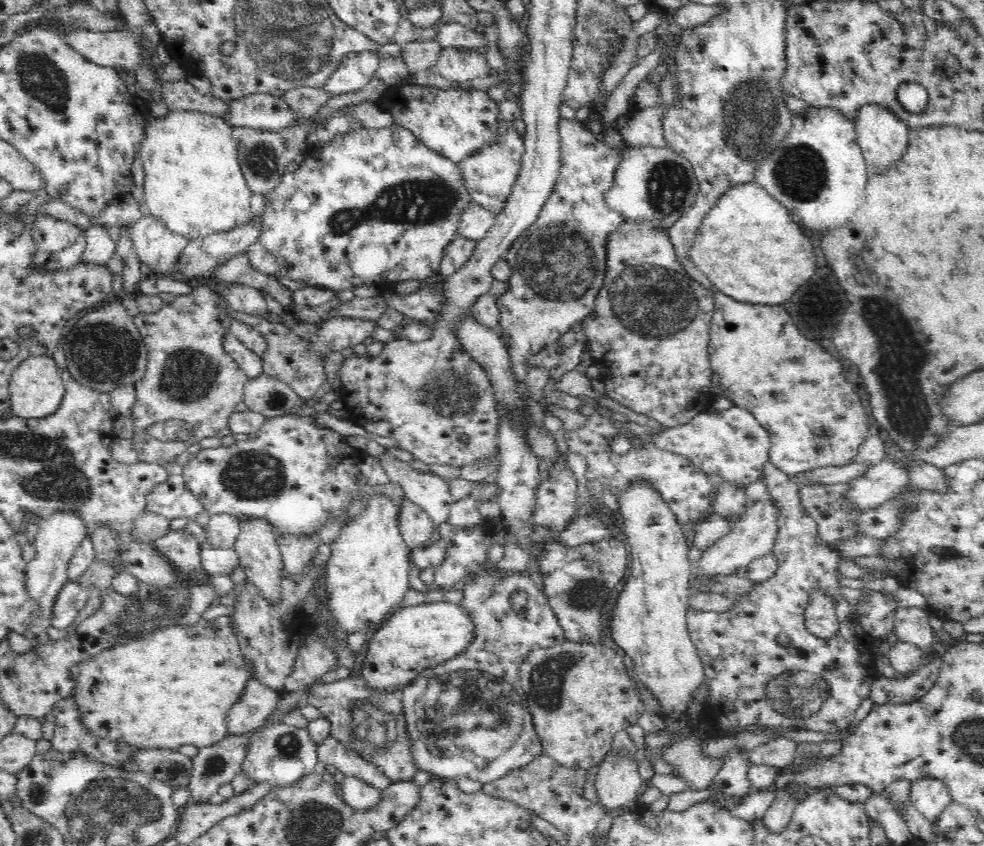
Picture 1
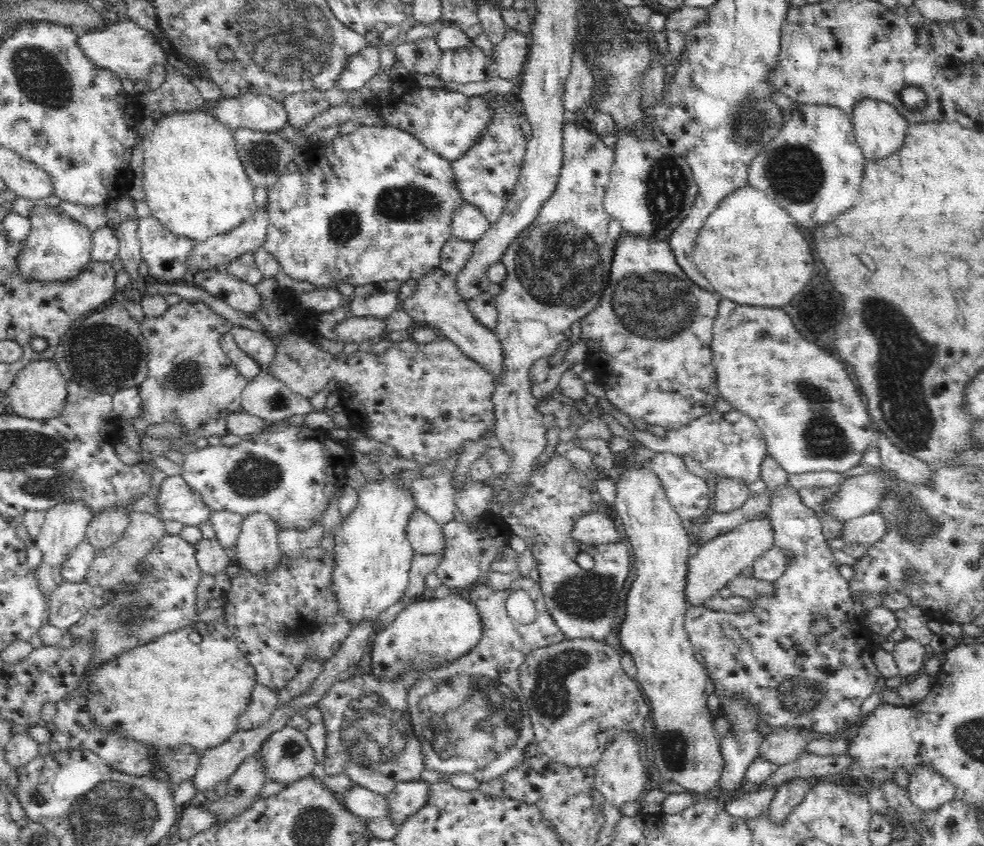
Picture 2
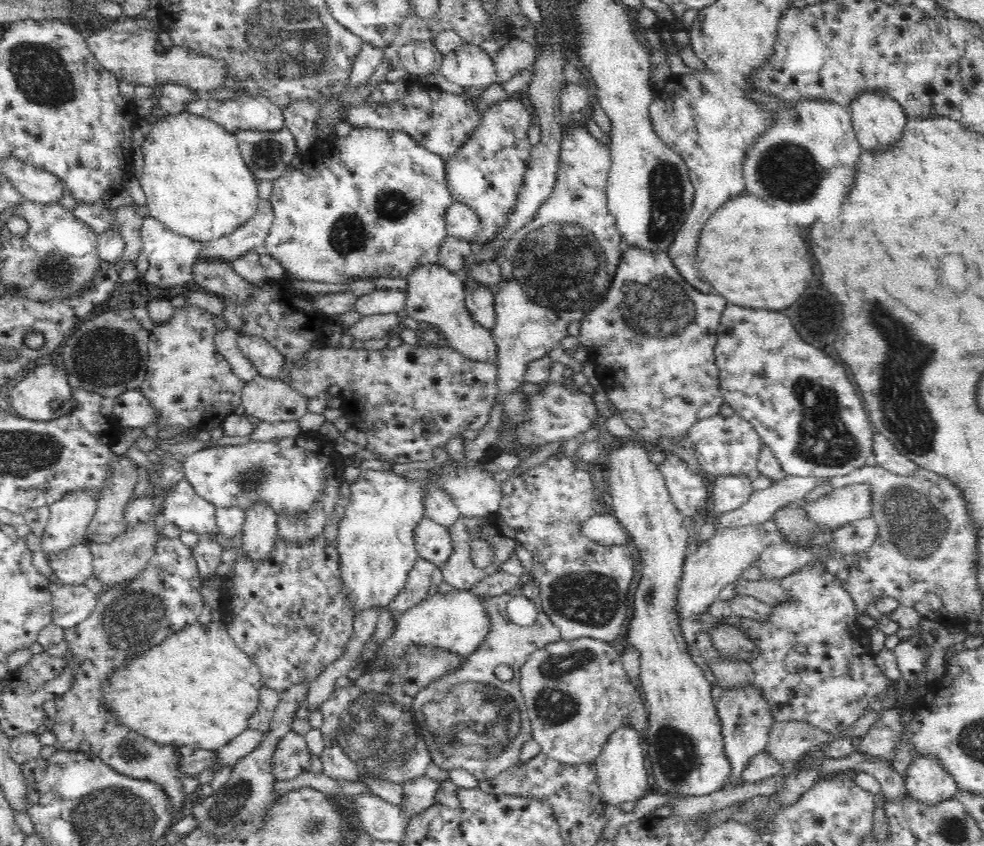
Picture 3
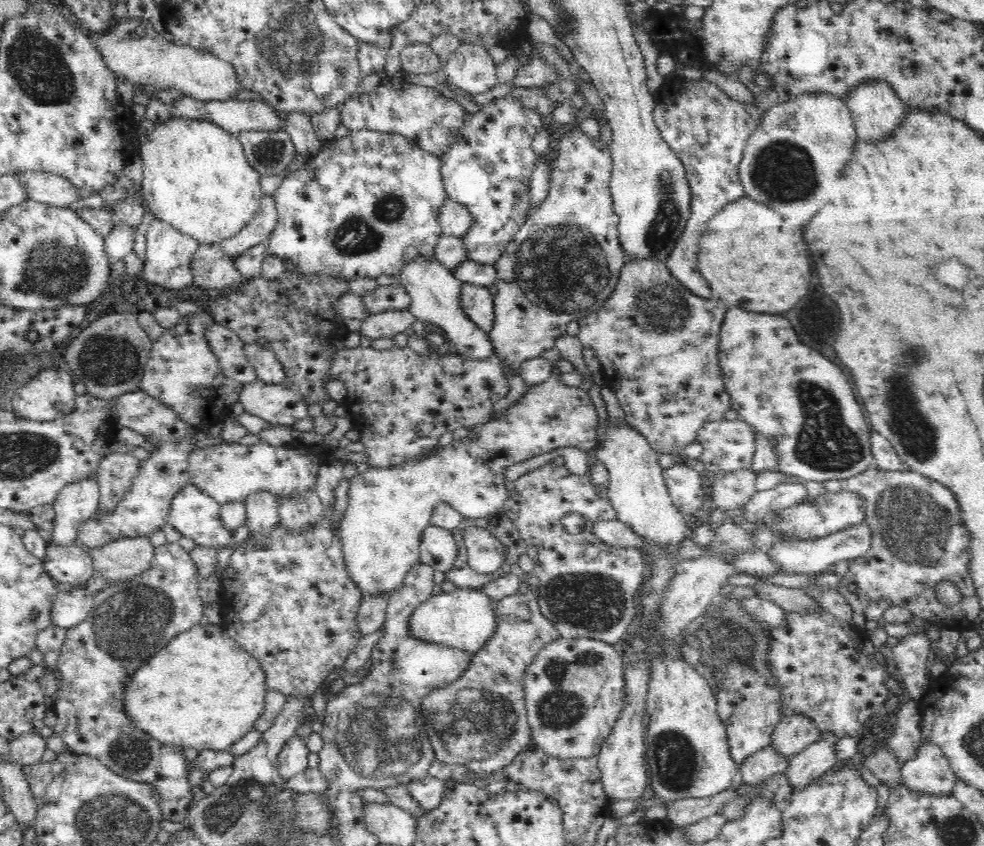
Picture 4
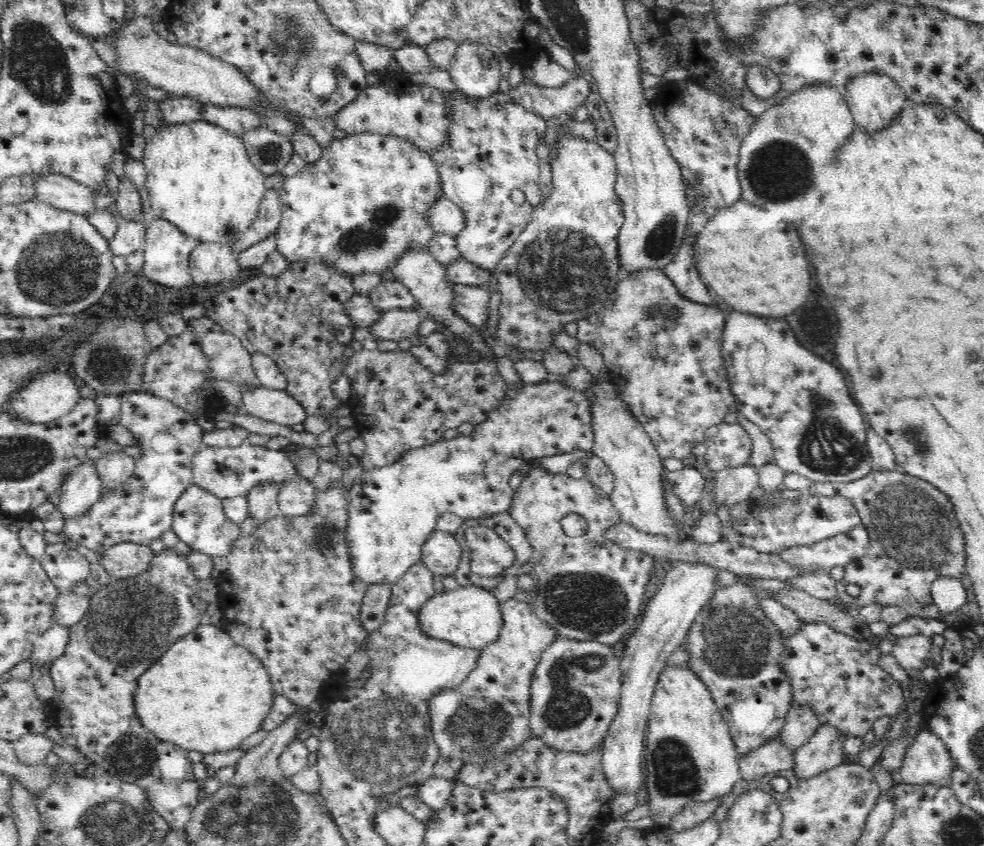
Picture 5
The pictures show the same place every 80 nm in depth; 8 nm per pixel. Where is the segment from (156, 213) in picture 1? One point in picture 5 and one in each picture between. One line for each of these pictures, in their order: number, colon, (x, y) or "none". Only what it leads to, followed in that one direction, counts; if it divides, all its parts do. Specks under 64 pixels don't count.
2: (195, 184)
3: (195, 181)
4: (196, 177)
5: (199, 177)

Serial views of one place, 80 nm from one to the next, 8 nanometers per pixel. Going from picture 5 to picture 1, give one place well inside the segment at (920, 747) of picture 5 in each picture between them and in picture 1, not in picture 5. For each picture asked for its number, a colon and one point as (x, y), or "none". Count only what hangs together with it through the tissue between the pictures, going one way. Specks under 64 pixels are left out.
1: (929, 796)
2: (927, 790)
3: (927, 782)
4: (929, 773)

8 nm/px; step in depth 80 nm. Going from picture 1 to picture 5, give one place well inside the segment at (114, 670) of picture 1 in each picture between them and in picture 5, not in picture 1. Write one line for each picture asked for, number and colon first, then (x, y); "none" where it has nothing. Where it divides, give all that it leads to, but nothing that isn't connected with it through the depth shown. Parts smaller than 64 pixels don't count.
2: (170, 691)
3: (197, 688)
4: (202, 690)
5: (207, 693)

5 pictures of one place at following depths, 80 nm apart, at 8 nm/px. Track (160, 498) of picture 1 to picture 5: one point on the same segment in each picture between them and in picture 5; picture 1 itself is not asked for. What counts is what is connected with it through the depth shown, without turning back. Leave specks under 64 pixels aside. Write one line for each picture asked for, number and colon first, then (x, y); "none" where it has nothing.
2: (176, 501)
3: (181, 505)
4: (193, 513)
5: (198, 518)

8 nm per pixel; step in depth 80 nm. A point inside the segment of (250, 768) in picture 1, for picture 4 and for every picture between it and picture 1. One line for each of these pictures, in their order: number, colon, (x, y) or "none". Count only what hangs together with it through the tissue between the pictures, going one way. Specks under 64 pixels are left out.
2: (286, 756)
3: (292, 757)
4: (293, 758)

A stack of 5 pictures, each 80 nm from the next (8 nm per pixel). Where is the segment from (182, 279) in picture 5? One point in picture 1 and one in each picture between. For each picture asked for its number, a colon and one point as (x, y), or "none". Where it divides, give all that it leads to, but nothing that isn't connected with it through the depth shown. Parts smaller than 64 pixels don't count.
1: (154, 244)
2: (165, 253)
3: (171, 257)
4: (168, 254)

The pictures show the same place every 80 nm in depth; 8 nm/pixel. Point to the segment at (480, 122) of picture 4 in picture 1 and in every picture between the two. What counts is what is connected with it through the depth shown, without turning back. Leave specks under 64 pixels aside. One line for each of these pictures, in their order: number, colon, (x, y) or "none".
1: (490, 174)
2: (486, 176)
3: (486, 174)

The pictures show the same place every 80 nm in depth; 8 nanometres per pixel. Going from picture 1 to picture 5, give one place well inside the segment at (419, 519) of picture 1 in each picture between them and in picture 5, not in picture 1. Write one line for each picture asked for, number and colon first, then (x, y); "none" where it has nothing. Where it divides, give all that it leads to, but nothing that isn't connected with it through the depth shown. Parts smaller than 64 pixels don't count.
2: (425, 535)
3: (432, 541)
4: (437, 547)
5: (441, 553)

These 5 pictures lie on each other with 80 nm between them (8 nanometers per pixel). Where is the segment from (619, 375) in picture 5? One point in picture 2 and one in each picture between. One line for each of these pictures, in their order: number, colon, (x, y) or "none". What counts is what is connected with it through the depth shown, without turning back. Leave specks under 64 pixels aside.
2: (649, 340)
3: (651, 340)
4: (657, 342)

